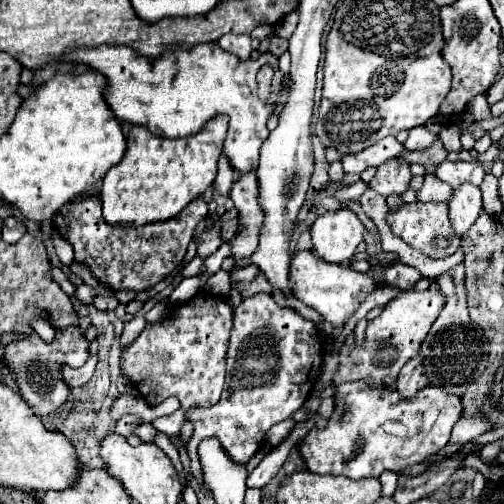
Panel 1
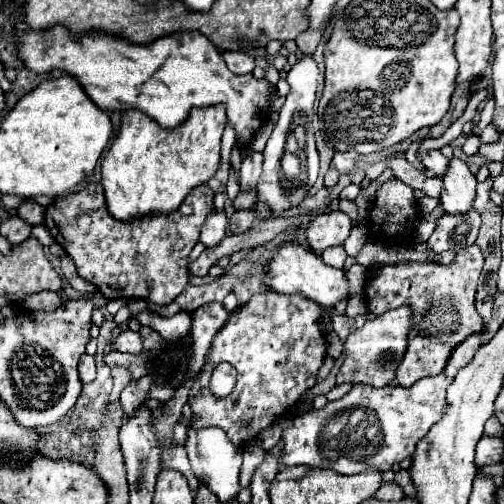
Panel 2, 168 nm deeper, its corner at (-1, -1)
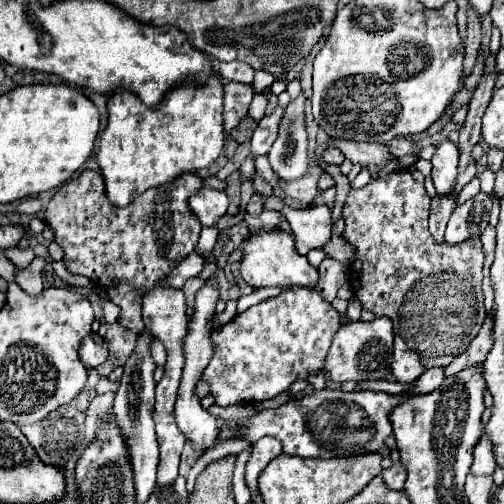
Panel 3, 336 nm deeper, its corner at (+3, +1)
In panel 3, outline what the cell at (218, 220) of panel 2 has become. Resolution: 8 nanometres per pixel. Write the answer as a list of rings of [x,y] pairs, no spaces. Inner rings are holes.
[[[207,187],[189,199],[189,207],[201,221],[201,227],[215,227],[217,221],[227,213],[227,205],[229,197],[223,191],[213,191]]]

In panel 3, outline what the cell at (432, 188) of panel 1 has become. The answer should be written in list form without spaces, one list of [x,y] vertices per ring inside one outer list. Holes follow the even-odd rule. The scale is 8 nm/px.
[[[329,139],[329,147],[339,147],[353,165],[385,165],[389,161],[389,147],[381,143],[351,143]]]

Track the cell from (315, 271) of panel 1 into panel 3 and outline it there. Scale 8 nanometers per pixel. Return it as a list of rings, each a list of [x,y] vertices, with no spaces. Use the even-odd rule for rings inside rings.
[[[275,229],[267,233],[253,233],[245,245],[245,253],[241,259],[241,277],[253,289],[259,287],[317,287],[319,271],[309,265],[307,257],[299,255],[295,249],[295,241],[289,233]]]

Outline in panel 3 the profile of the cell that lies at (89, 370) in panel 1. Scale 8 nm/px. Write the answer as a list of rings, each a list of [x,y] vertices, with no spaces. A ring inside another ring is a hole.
[[[87,335],[87,337],[83,339],[81,349],[79,349],[79,357],[81,357],[83,365],[87,365],[87,369],[91,369],[91,367],[97,367],[97,365],[105,363],[105,361],[107,361],[107,355],[109,355],[107,345],[97,347],[91,335]]]

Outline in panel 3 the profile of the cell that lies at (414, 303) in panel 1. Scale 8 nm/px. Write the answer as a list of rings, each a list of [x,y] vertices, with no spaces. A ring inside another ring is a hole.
[[[389,317],[345,323],[333,337],[325,371],[331,373],[331,379],[335,383],[385,379],[391,365],[391,353],[393,353],[393,321]]]

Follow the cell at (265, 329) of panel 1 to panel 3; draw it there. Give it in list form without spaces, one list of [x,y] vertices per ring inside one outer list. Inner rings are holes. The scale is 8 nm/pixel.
[[[285,289],[277,297],[249,307],[223,327],[211,331],[213,357],[201,381],[209,385],[209,395],[219,407],[273,399],[297,379],[307,379],[323,371],[331,339],[339,325],[341,315],[315,289]]]

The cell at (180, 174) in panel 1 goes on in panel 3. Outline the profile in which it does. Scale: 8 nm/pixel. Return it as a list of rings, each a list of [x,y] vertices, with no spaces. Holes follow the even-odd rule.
[[[217,73],[201,87],[179,85],[177,89],[171,89],[157,109],[147,109],[137,99],[137,95],[117,89],[109,99],[107,109],[109,109],[109,123],[99,141],[97,161],[101,167],[103,181],[105,181],[107,199],[117,207],[129,205],[133,199],[137,199],[141,193],[145,193],[151,187],[175,181],[177,177],[181,177],[181,173],[195,173],[199,169],[211,167],[217,161],[217,157],[221,155],[223,141],[225,141],[223,83]]]

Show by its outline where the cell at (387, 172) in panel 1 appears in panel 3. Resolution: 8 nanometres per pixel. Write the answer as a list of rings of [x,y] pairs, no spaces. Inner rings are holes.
[[[393,171],[389,173],[387,177],[379,177],[379,179],[371,179],[365,187],[361,189],[351,189],[349,195],[347,195],[347,201],[345,201],[345,207],[343,207],[343,217],[345,217],[345,231],[343,231],[343,237],[345,241],[349,241],[359,257],[355,263],[351,263],[349,267],[349,277],[351,277],[351,287],[353,287],[353,293],[357,295],[357,299],[361,301],[363,309],[367,311],[373,311],[375,317],[389,317],[393,319],[393,329],[395,329],[395,349],[393,349],[393,361],[391,361],[391,373],[393,377],[399,381],[399,383],[413,383],[425,369],[429,367],[447,367],[457,355],[461,355],[465,351],[465,347],[473,341],[473,337],[479,333],[481,325],[483,325],[483,319],[485,319],[485,307],[483,307],[483,293],[481,293],[481,281],[483,281],[483,273],[481,273],[481,267],[483,267],[483,251],[481,251],[481,241],[479,241],[479,235],[473,235],[471,239],[459,243],[459,245],[437,245],[433,241],[433,237],[429,235],[429,229],[427,229],[427,217],[429,217],[429,197],[425,193],[425,187],[415,183],[415,179],[411,177],[411,173],[401,173],[401,171]]]

